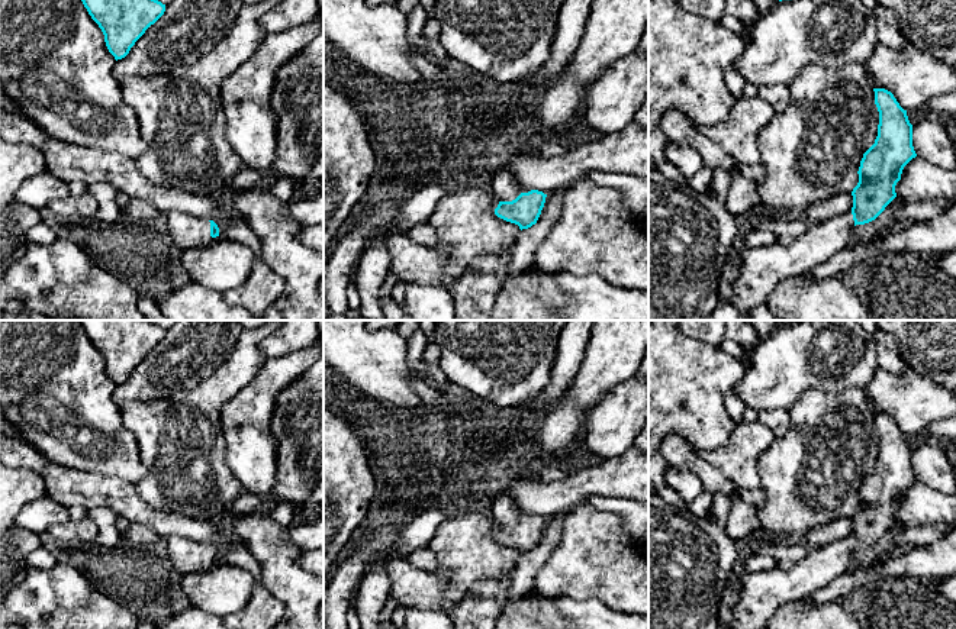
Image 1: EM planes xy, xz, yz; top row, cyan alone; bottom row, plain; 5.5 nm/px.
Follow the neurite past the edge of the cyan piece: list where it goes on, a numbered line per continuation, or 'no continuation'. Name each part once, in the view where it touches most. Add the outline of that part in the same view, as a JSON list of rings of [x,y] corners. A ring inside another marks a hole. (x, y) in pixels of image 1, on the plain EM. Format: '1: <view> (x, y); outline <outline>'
1: xz (505, 513); outline [[[500,483],[499,487],[492,493],[490,512],[492,517],[499,526],[512,526],[521,517],[528,517],[529,515],[521,512],[503,488],[505,486]]]

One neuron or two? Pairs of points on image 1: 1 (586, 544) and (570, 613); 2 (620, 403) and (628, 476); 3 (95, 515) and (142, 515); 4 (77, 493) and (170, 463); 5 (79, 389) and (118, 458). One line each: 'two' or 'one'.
1: two
2: two
3: two
4: two
5: one

